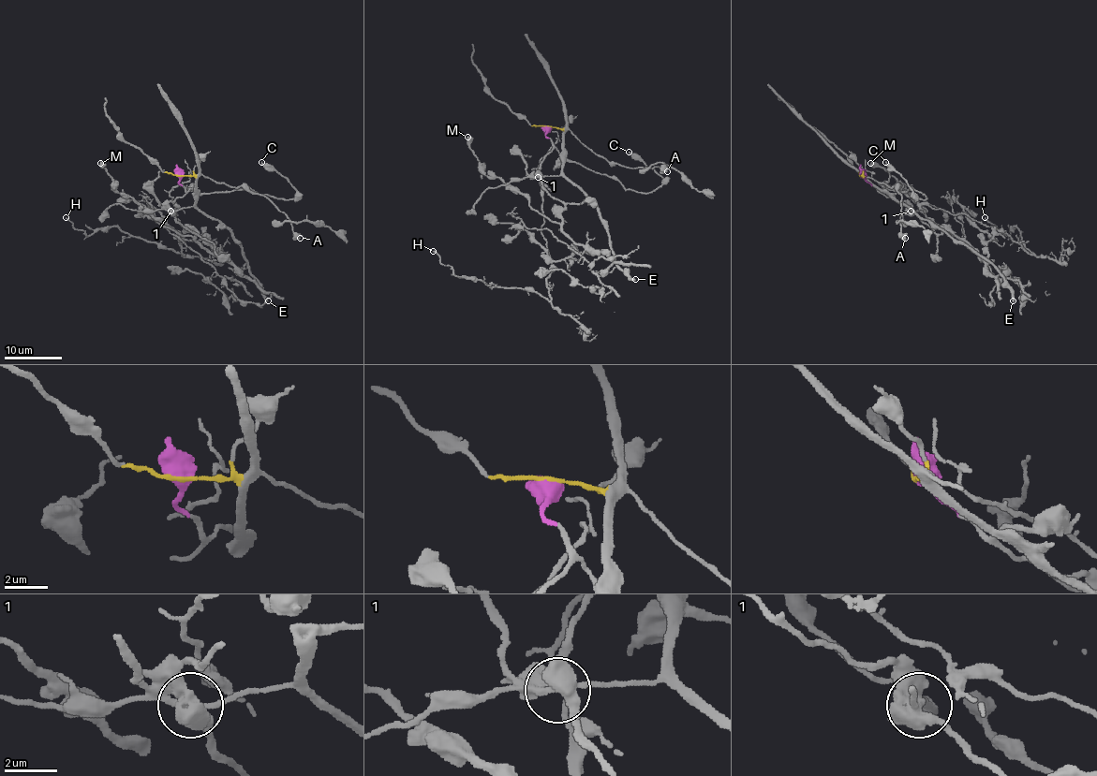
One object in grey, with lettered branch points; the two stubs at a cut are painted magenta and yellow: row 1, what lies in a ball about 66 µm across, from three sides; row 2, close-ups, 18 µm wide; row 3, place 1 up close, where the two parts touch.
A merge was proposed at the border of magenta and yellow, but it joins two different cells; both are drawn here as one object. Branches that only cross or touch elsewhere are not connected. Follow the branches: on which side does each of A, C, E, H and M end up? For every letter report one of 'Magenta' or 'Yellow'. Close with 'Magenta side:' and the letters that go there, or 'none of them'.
A: Yellow
C: Yellow
E: Yellow
H: Magenta
M: Magenta
Magenta side: H, M

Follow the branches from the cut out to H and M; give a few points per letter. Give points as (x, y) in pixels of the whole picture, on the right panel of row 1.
H: (860, 175), (897, 201), (914, 197), (1003, 229), (1031, 253), (1015, 226), (1004, 236), (985, 217)
M: (860, 175), (897, 201), (904, 201), (939, 234), (947, 231), (956, 236), (928, 218), (882, 167), (870, 163)

